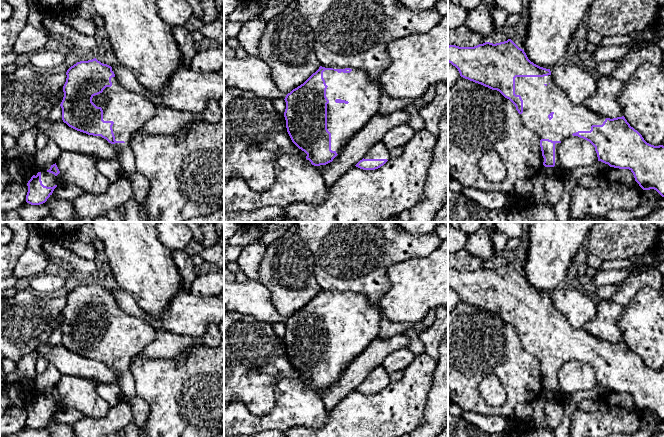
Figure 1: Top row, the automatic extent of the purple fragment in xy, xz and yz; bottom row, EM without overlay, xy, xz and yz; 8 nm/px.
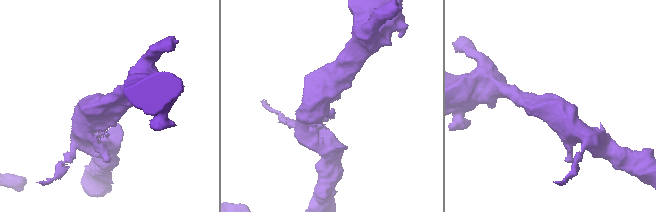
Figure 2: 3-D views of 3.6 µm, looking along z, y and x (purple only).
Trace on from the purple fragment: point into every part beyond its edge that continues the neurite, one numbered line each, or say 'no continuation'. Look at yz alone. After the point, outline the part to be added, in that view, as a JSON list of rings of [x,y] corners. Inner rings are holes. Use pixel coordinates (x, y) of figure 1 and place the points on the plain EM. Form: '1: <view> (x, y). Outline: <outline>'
1: yz (539, 325). Outline: [[[552,299],[516,301],[515,318],[523,324],[521,344],[540,364],[562,366],[573,357],[590,355],[592,349],[602,349],[606,343],[584,328],[573,327],[556,309]]]

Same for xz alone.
1: xz (344, 344). Outline: [[[352,293],[350,297],[325,294],[323,302],[328,310],[326,313],[326,321],[329,324],[327,328],[327,353],[331,357],[331,374],[339,378],[346,367],[363,352],[366,346],[378,338],[382,316],[376,308],[369,304],[368,298],[361,293]]]

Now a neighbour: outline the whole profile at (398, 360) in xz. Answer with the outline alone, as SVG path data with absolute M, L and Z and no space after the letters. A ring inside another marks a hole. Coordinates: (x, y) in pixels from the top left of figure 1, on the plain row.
M409 348L397 349L384 359L382 366L391 375L397 371L404 371L414 358L415 355L409 350Z

